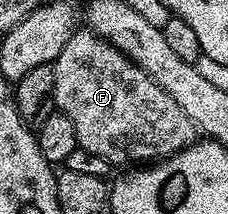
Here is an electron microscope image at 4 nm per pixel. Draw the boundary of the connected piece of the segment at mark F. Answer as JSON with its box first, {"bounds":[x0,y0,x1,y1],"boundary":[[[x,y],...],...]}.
{"bounds":[54,28,196,167],"boundary":[[[79,28],[64,43],[64,51],[54,60],[56,87],[54,88],[54,107],[57,112],[66,113],[72,119],[76,131],[78,148],[92,155],[100,155],[111,167],[129,166],[131,163],[154,163],[170,157],[194,144],[196,130],[188,115],[180,111],[180,106],[164,87],[157,85],[147,73],[132,59],[125,57],[112,43],[98,37],[89,28]]]}

